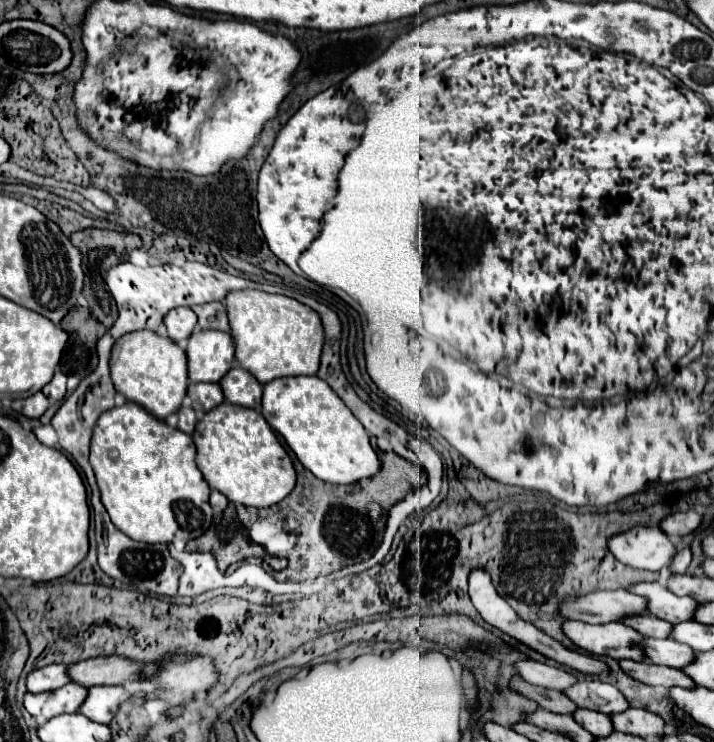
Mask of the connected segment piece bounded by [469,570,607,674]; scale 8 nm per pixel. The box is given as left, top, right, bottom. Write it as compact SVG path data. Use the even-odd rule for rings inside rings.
M473 570L473 572L471 572L471 576L469 576L469 596L471 596L473 606L477 608L477 612L481 614L481 618L483 618L487 624L491 624L493 628L497 628L497 630L501 630L503 634L511 636L513 640L525 644L527 648L531 648L531 650L535 650L535 652L539 652L539 654L543 654L543 656L547 656L547 658L553 658L553 660L557 660L559 664L565 664L565 666L569 666L569 668L573 668L573 670L579 670L579 672L583 672L583 674L601 674L601 672L607 670L607 666L605 666L599 658L589 656L589 654L583 654L583 652L573 650L573 648L567 648L567 646L563 646L561 642L557 642L557 640L553 640L551 636L547 636L541 628L537 628L537 626L533 626L531 622L525 622L523 618L519 618L517 612L495 592L495 588L493 588L493 584L491 584L491 578L489 578L489 574L487 574L485 570Z

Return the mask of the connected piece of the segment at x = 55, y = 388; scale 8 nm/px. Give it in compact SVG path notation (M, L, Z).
M55 372L55 376L51 378L51 382L45 384L41 392L49 400L63 400L63 396L65 396L65 382L67 382L67 376L63 372Z

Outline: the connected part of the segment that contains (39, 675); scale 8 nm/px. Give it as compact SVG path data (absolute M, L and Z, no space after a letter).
M51 664L39 670L33 670L27 676L27 690L31 694L41 694L41 692L53 692L65 684L71 682L69 676L69 666L67 664Z

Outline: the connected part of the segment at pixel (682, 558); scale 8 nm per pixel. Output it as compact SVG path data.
M683 548L681 552L675 554L673 562L671 562L671 574L683 574L687 568L689 568L689 560L691 560L691 550L689 548Z

